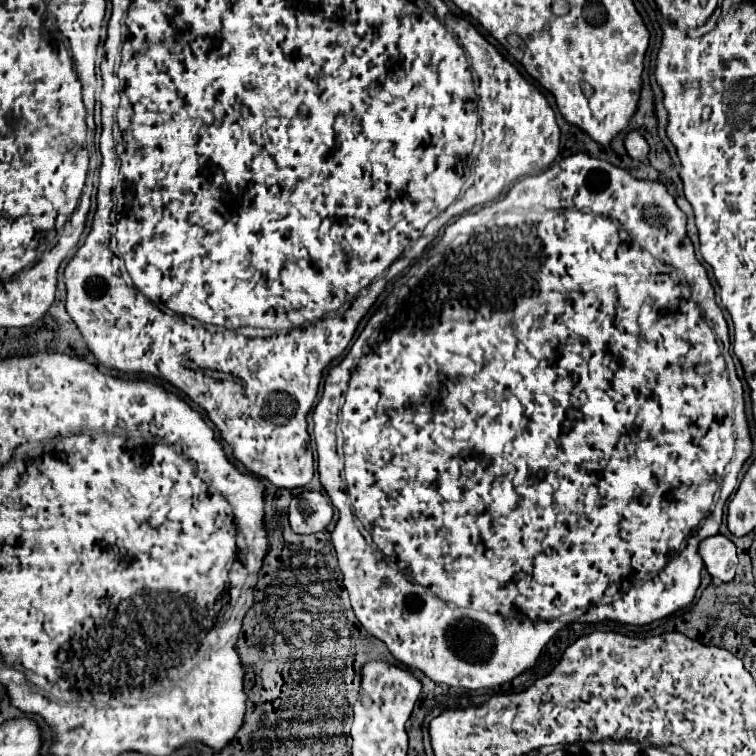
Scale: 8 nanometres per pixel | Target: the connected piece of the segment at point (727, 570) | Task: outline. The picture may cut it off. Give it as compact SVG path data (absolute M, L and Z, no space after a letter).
M716 534L702 540L698 552L712 578L718 578L722 582L730 582L734 578L738 558L736 558L736 546L728 536Z

